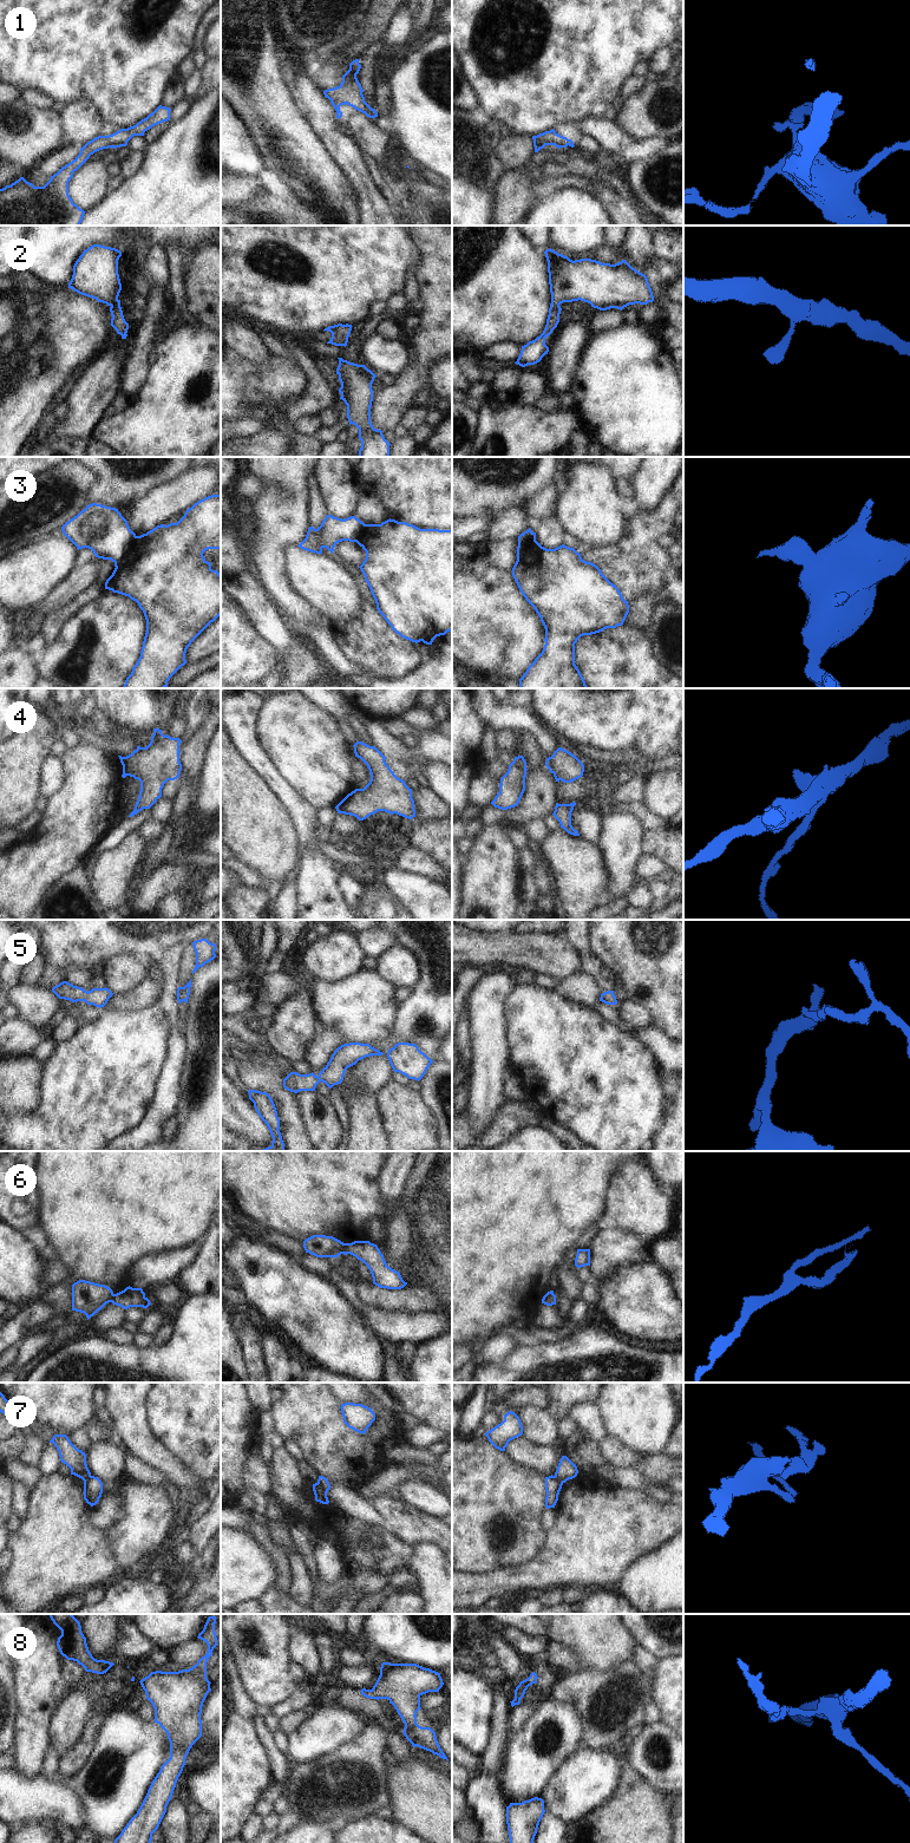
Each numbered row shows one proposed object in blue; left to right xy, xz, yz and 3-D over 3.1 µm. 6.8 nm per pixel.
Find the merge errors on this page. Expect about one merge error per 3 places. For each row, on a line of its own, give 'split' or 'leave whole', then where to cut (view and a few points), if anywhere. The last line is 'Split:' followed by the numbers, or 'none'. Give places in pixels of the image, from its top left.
1: leave whole; no cut
2: leave whole; no cut
3: split; cut in xy along (137, 536), (131, 547), (115, 562)
4: leave whole; no cut
5: leave whole; no cut
6: split; cut in xz along (345, 1243), (341, 1253)
7: split; cut in xz along (316, 1483), (326, 1494)
8: leave whole; no cut
Split: 3, 6, 7

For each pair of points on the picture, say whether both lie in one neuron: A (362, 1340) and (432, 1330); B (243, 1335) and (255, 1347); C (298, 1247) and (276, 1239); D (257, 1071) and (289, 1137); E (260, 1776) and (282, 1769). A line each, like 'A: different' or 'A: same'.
A: different
B: same
C: same
D: same
E: different

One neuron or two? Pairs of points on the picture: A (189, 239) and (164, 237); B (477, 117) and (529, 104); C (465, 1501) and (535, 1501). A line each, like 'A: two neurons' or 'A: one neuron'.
A: one neuron
B: two neurons
C: one neuron

